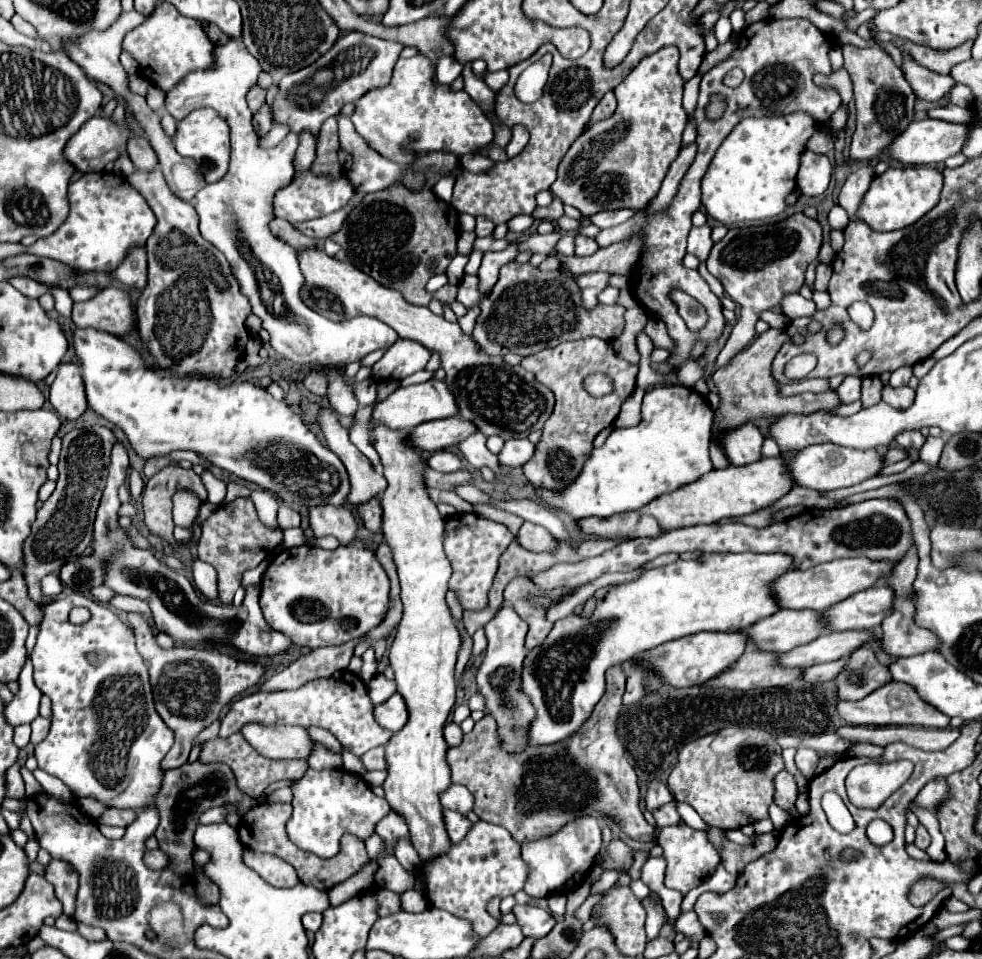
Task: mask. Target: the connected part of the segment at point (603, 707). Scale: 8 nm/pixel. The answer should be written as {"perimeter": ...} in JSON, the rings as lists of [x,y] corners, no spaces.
{"perimeter":[[[612,666],[606,672],[606,694],[594,708],[594,716],[586,720],[582,732],[576,732],[562,744],[550,744],[546,748],[530,746],[522,754],[506,754],[500,750],[494,718],[484,716],[470,734],[464,734],[458,746],[448,748],[452,782],[460,782],[472,792],[476,800],[474,812],[480,820],[504,826],[514,840],[524,842],[554,834],[562,824],[574,820],[574,816],[582,816],[582,812],[586,816],[608,814],[616,818],[628,838],[642,844],[654,842],[656,826],[644,820],[638,776],[618,736],[624,682],[622,666]]]}

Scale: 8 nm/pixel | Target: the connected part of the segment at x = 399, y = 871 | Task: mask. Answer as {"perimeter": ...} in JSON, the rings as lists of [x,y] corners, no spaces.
{"perimeter":[[[382,856],[380,868],[376,872],[376,884],[402,894],[414,888],[414,876],[410,876],[394,856]]]}

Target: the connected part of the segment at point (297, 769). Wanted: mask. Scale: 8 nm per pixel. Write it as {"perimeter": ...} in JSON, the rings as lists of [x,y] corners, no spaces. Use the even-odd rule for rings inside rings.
{"perimeter":[[[236,732],[230,738],[216,738],[216,740],[208,740],[204,742],[204,750],[200,754],[202,762],[224,762],[232,768],[236,780],[238,780],[238,788],[242,792],[246,792],[252,798],[258,798],[264,788],[272,782],[278,780],[296,780],[298,776],[304,774],[304,770],[308,768],[306,762],[302,760],[266,760],[264,756],[256,752],[250,744],[244,740],[244,736],[240,732]]]}

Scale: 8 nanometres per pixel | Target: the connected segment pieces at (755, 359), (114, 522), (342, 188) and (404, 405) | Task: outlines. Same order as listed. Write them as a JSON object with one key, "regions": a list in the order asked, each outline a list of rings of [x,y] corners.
{"regions":[[[[770,328],[764,334],[756,336],[748,348],[742,348],[740,352],[736,352],[726,366],[718,368],[712,374],[712,380],[718,388],[718,396],[720,396],[720,406],[714,410],[714,424],[712,424],[712,436],[710,436],[710,460],[714,464],[714,468],[726,468],[730,466],[726,454],[722,452],[722,444],[720,444],[720,436],[740,428],[748,422],[754,422],[758,418],[770,418],[770,416],[784,416],[784,414],[812,414],[818,410],[830,410],[834,406],[840,404],[836,392],[824,392],[824,394],[796,394],[796,396],[782,396],[778,390],[778,380],[772,376],[772,360],[778,354],[780,346],[784,342],[788,342],[790,336],[786,334],[786,330],[776,330]]],[[[116,442],[112,450],[108,482],[94,522],[94,540],[92,540],[92,552],[90,552],[92,556],[104,562],[104,570],[106,570],[104,584],[110,586],[116,594],[138,596],[146,600],[152,610],[156,628],[172,636],[176,644],[218,642],[218,644],[234,646],[248,656],[274,656],[274,654],[286,652],[290,646],[290,640],[286,640],[286,636],[282,636],[280,632],[272,630],[260,612],[260,606],[258,606],[260,584],[252,584],[246,588],[246,598],[238,608],[214,606],[214,604],[202,602],[184,574],[168,568],[156,558],[152,550],[138,548],[130,540],[128,532],[118,524],[118,508],[120,508],[118,488],[126,482],[126,476],[128,476],[128,454],[122,448],[122,444]]],[[[310,168],[304,172],[294,172],[294,178],[290,184],[286,184],[284,188],[280,188],[274,194],[272,206],[274,206],[274,216],[276,218],[284,218],[288,222],[304,222],[304,220],[312,220],[312,218],[320,218],[326,214],[332,214],[336,210],[340,210],[342,206],[348,204],[348,200],[354,196],[354,188],[348,180],[346,174],[342,174],[338,180],[332,176],[324,176],[324,174],[314,174]]],[[[432,378],[424,384],[398,388],[394,394],[390,394],[386,400],[382,400],[374,406],[374,422],[384,422],[388,428],[394,428],[394,430],[412,430],[422,422],[450,418],[456,414],[458,414],[456,398],[450,392],[448,384],[438,378]]]]}

